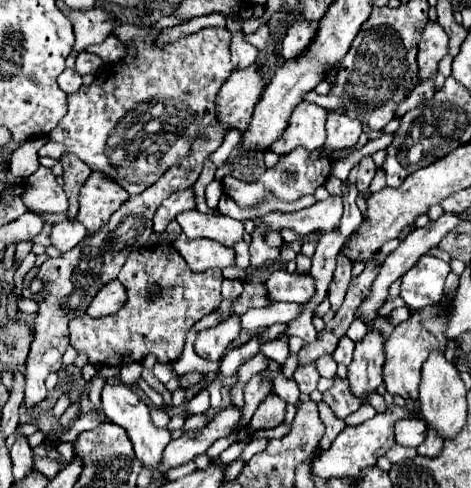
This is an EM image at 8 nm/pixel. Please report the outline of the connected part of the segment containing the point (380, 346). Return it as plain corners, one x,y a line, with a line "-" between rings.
370,331
356,343
354,359
348,365
350,387
358,397
366,397
368,391
382,383
384,369
384,339
380,331

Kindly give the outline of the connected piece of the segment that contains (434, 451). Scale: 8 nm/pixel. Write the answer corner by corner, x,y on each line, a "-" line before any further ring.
428,429
428,437
426,437
426,441
420,443
420,445
416,447
416,451
418,451
418,455
436,457
436,455
442,451
442,445
444,445
444,441
438,437
438,433
432,431
432,429

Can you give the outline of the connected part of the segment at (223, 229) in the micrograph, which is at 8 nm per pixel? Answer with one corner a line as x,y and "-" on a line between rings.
192,209
180,213
176,221
180,223
188,239
208,237
208,239
216,239
226,247
232,247
244,237
244,223
226,215
202,215
200,211

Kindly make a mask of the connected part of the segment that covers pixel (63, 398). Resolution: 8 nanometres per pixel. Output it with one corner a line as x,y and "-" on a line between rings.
63,391
56,402
54,408
53,408
53,415
55,418
59,419
64,411
67,409
67,407
71,403
71,394
69,391

